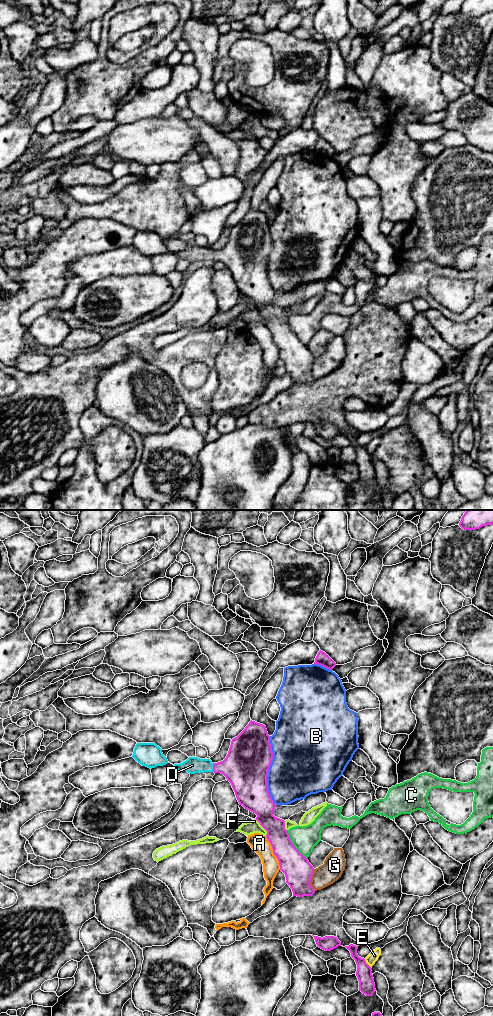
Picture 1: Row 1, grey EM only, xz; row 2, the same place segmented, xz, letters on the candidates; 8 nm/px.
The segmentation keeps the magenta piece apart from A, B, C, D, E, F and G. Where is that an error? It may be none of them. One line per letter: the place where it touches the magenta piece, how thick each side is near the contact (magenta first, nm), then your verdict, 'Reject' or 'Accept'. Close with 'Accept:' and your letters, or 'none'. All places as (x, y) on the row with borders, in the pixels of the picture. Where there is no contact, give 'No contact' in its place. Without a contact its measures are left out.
A: Touches magenta at xz (273, 852). Thickness 220 nm (magenta) against 150 nm. Reject
B: Touches magenta at xz (267, 771). Thickness 360 nm (magenta) against 440 nm. Reject
C: Touches magenta at xz (293, 845). Thickness 220 nm (magenta) against 200 nm. Reject
D: Touches magenta at xz (213, 767). Thickness 340 nm (magenta) against 140 nm. Accept
E: Touches magenta at xz (366, 963). Thickness 130 nm (magenta) against 80 nm. Reject
F: Touches magenta at xz (262, 826). Thickness 240 nm (magenta) against 110 nm. Reject
G: Touches magenta at xz (310, 880). Thickness 220 nm (magenta) against 170 nm. Reject
Accept: D

